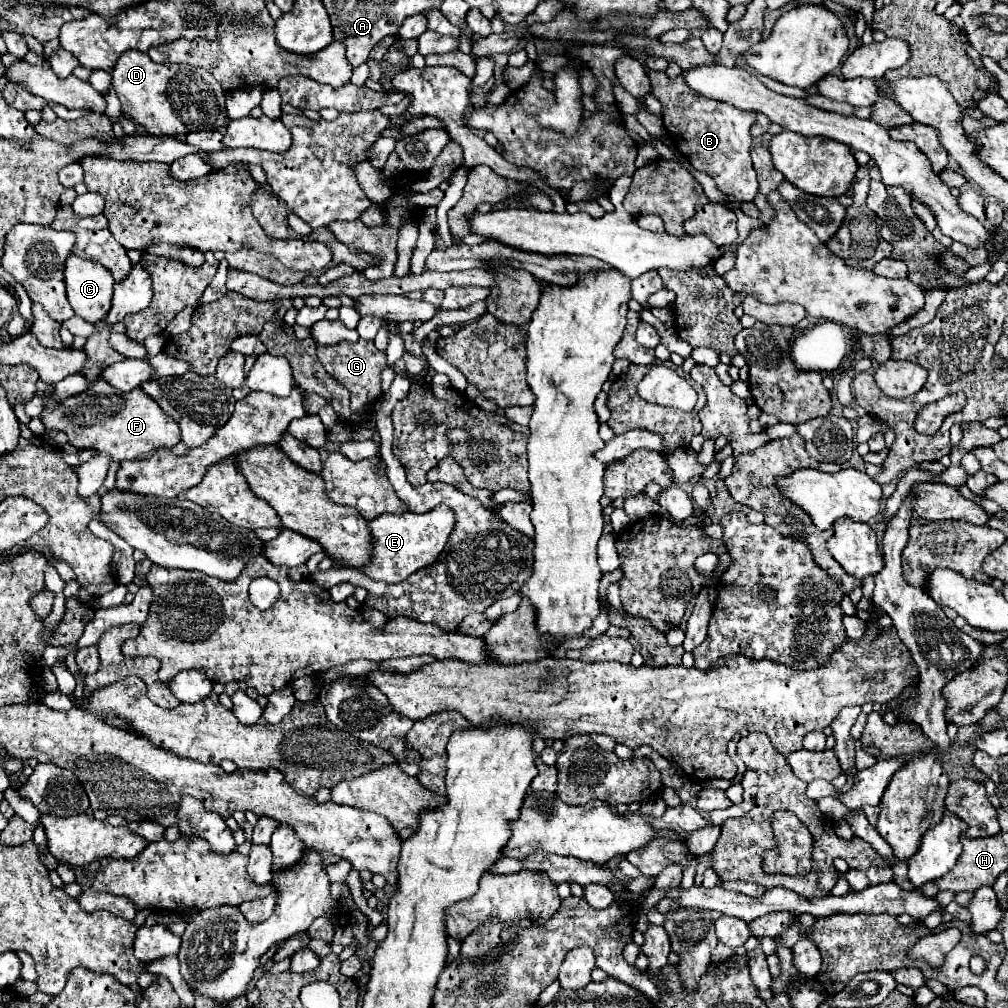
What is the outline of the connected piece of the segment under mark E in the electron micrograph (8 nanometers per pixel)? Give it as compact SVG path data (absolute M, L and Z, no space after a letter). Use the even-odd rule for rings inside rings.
M441 504L425 514L405 512L405 514L381 514L379 518L369 522L371 536L373 536L373 560L363 572L373 578L387 584L403 582L413 572L431 566L439 554L443 552L453 528L455 528L455 512Z

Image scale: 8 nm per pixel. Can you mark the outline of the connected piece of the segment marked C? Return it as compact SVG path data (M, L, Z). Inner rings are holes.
M71 256L65 266L65 284L67 298L77 316L89 324L105 320L111 310L113 284L111 272L105 266L87 262L79 256Z

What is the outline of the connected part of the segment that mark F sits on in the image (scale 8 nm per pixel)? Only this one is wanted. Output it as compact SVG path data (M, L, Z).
M99 380L91 390L67 398L67 402L57 404L53 394L45 398L45 408L41 414L45 428L61 430L69 436L69 442L75 448L93 448L99 452L107 452L115 462L135 460L139 454L157 450L157 448L173 448L181 442L177 422L167 416L161 406L147 396L141 388L123 394L115 390L111 384Z

